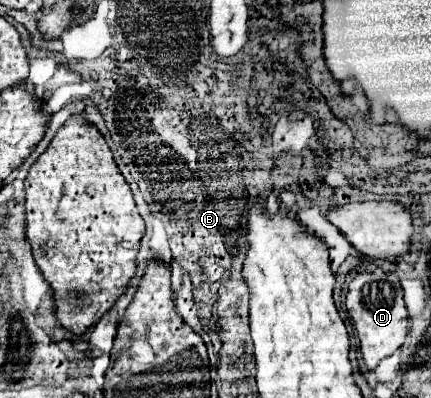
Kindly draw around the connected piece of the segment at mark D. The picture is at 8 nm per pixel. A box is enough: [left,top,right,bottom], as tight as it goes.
[346,273,408,369]

